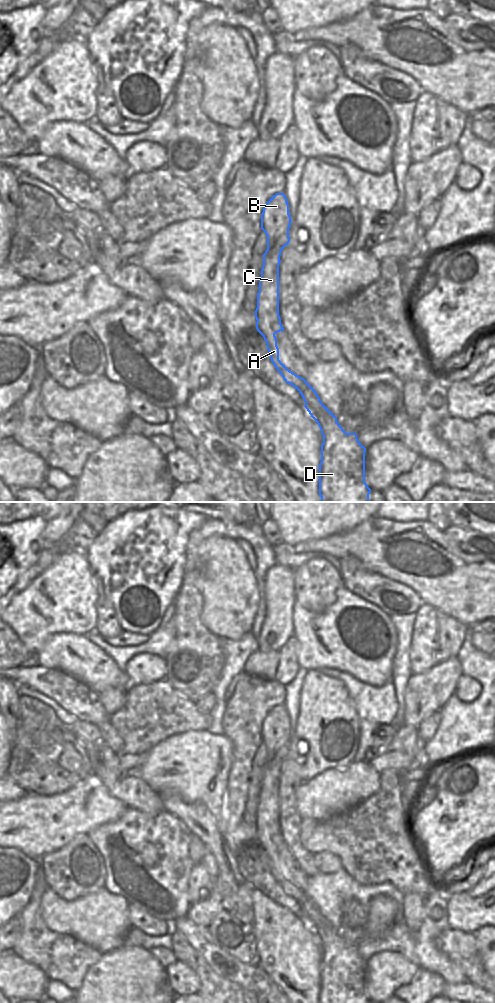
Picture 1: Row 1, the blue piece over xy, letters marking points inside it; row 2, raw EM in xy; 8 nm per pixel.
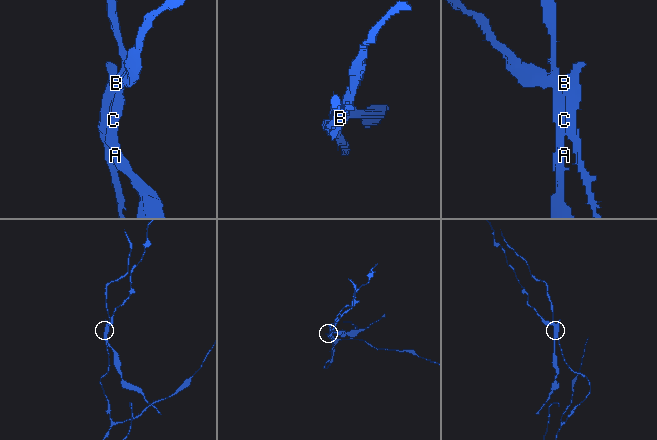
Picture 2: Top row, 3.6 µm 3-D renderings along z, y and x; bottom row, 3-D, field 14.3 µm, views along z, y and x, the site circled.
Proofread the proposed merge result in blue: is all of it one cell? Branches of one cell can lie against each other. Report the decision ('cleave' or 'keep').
cleave

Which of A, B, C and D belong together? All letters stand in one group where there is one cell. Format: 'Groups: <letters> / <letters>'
Groups: A C D / B.

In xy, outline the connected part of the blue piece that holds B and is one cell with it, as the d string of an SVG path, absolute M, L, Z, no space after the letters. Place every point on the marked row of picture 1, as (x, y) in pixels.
M276 193L267 201L261 214L261 229L267 236L267 250L263 254L263 263L269 263L273 246L282 235L289 233L291 222L285 194Z

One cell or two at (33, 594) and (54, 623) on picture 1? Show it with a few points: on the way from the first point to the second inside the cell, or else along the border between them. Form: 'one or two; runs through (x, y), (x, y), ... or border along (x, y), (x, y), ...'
one; runs through (40, 601), (54, 616)

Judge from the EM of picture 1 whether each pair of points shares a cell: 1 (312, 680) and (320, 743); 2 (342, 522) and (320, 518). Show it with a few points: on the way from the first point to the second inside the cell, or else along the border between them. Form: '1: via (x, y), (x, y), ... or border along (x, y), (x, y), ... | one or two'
1: via (320, 696), (320, 727) | one
2: via (337, 518), (325, 518) | one

